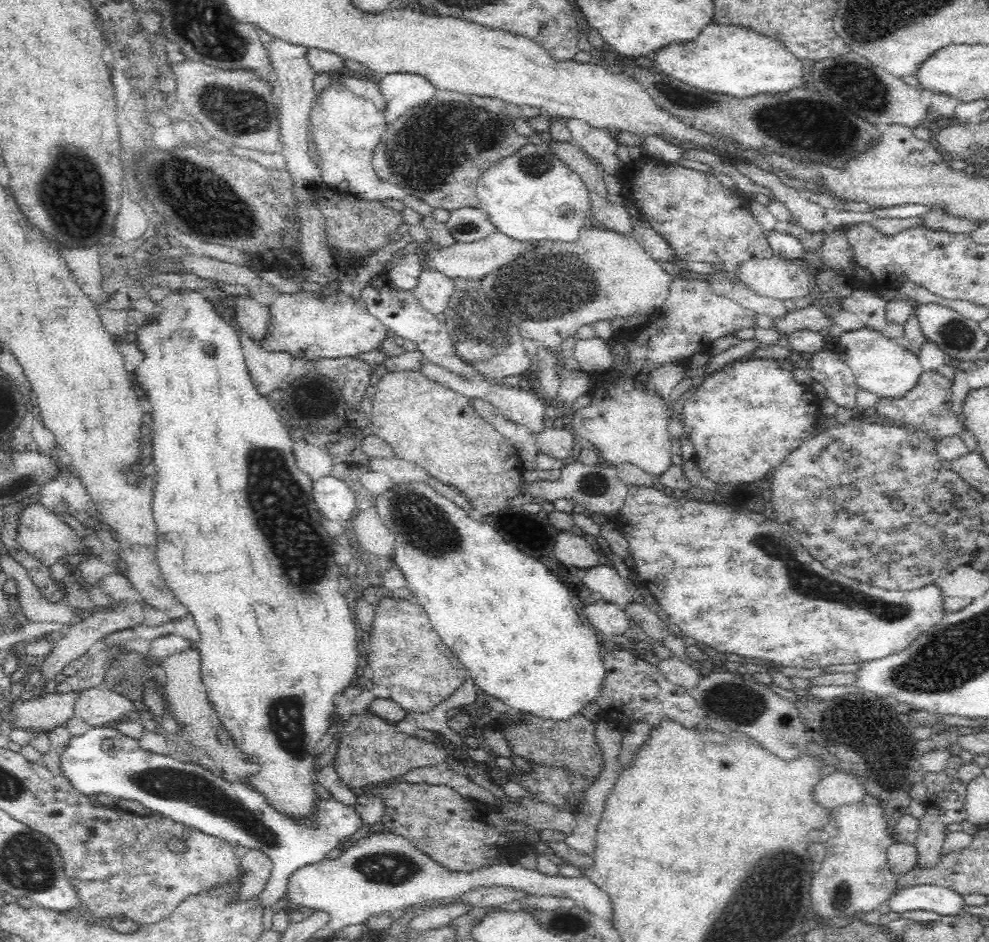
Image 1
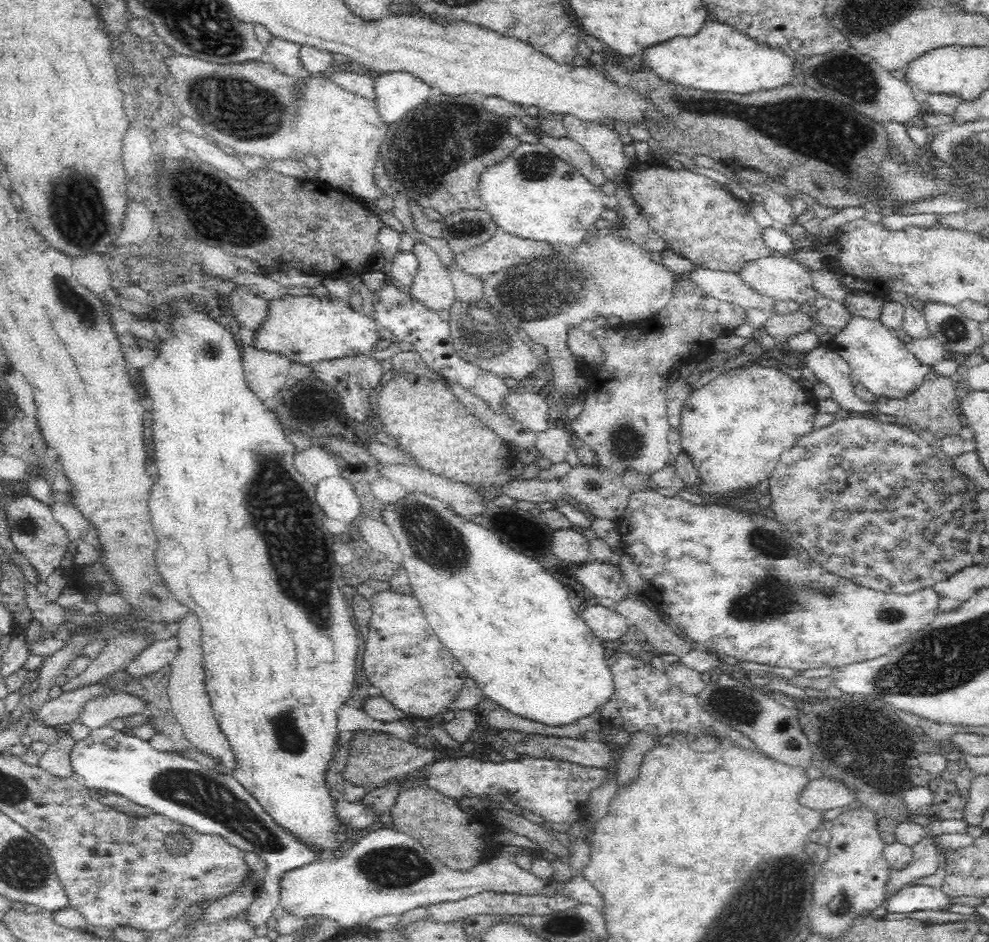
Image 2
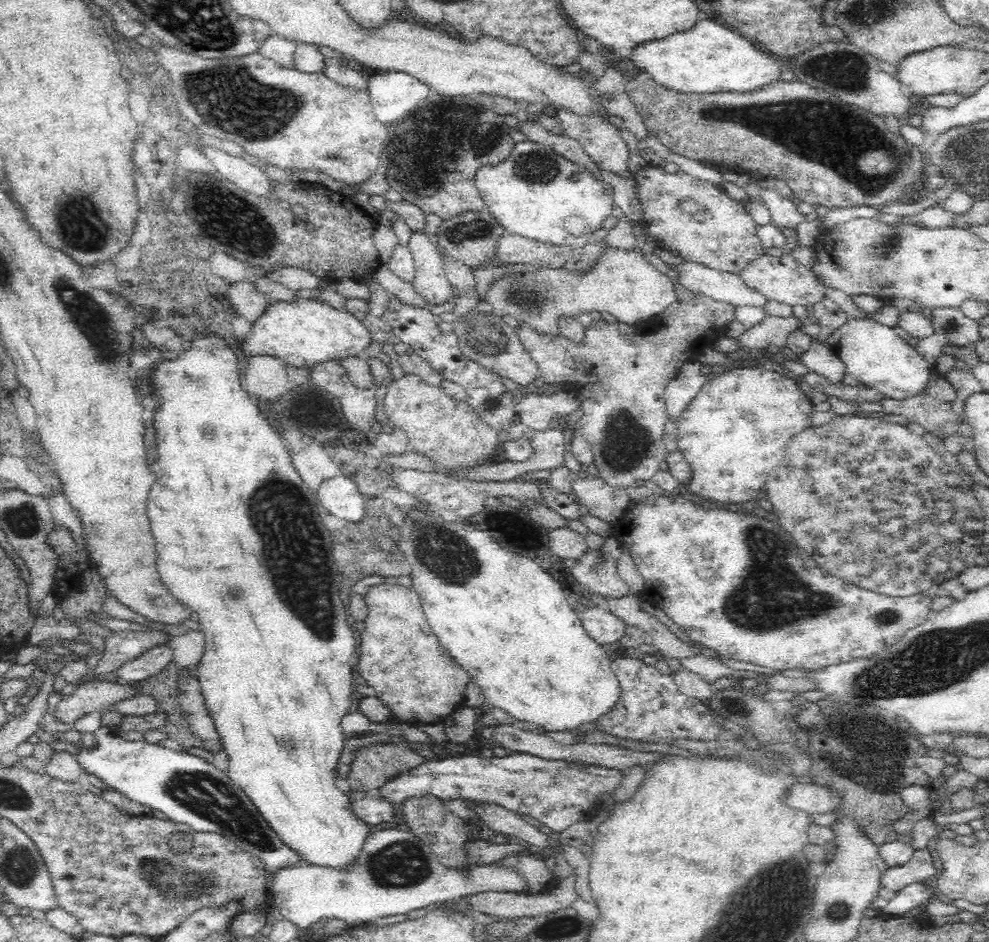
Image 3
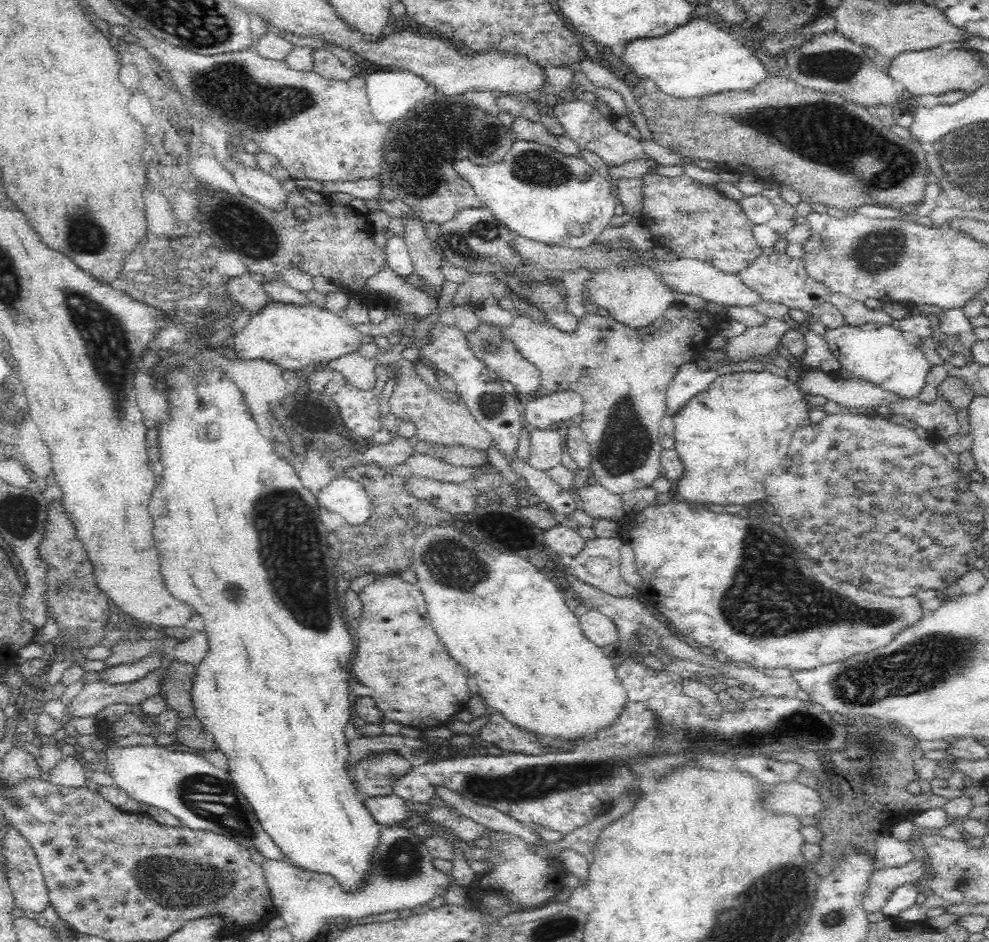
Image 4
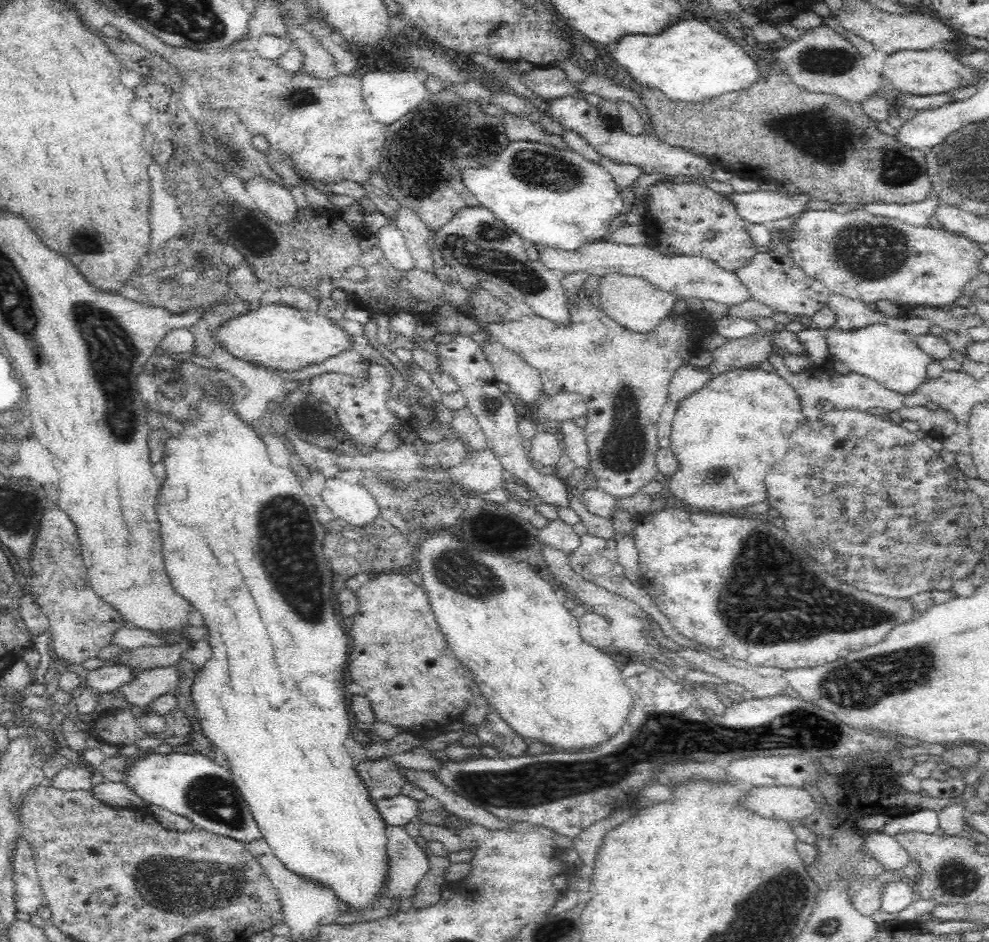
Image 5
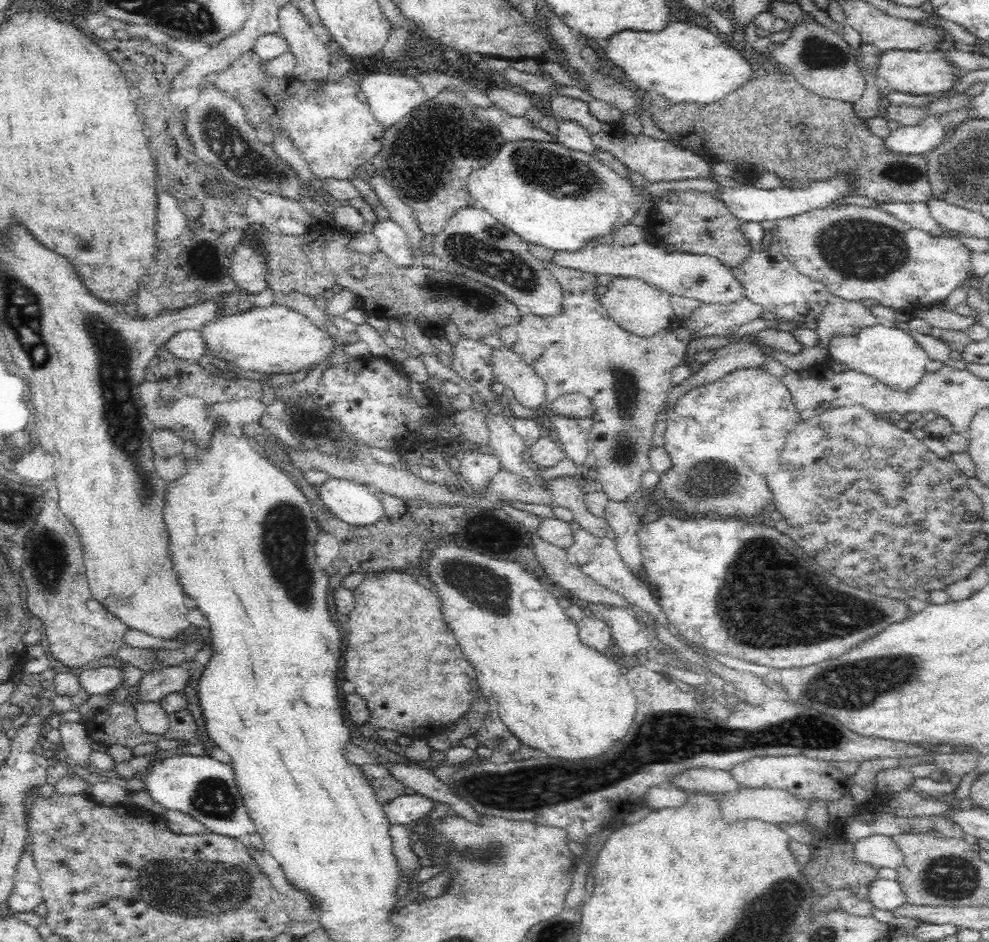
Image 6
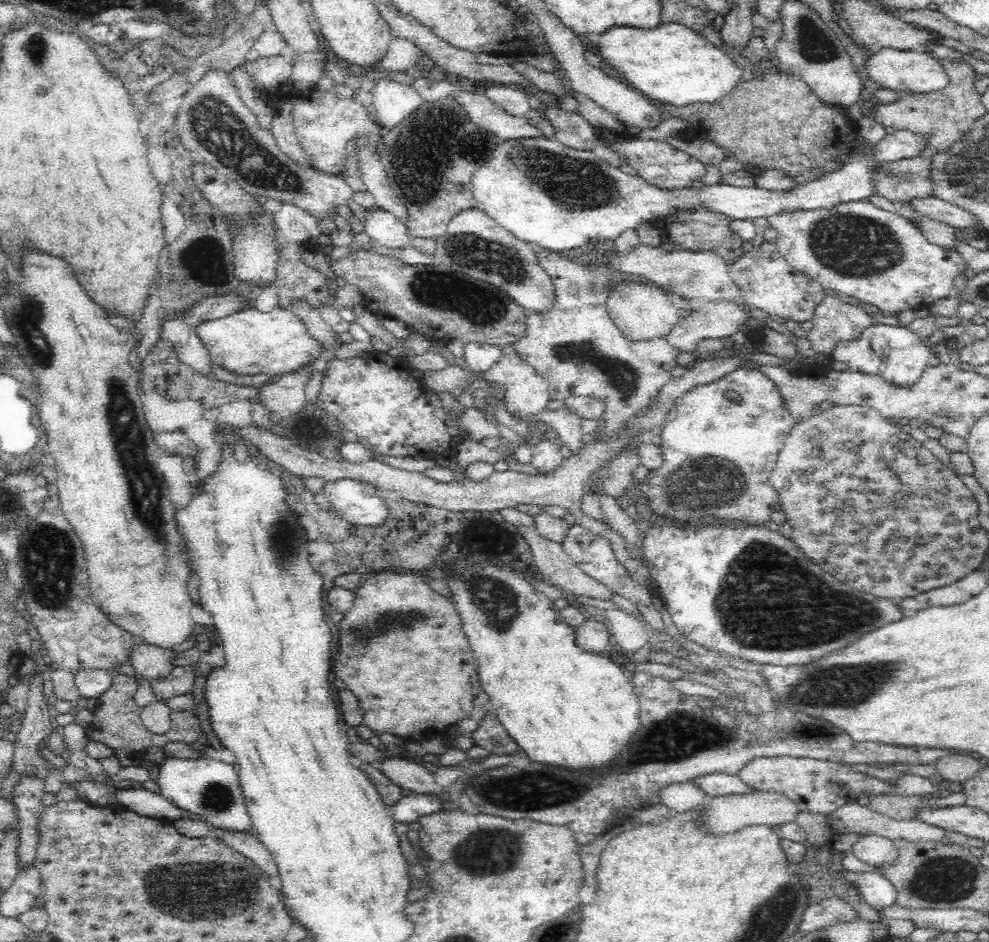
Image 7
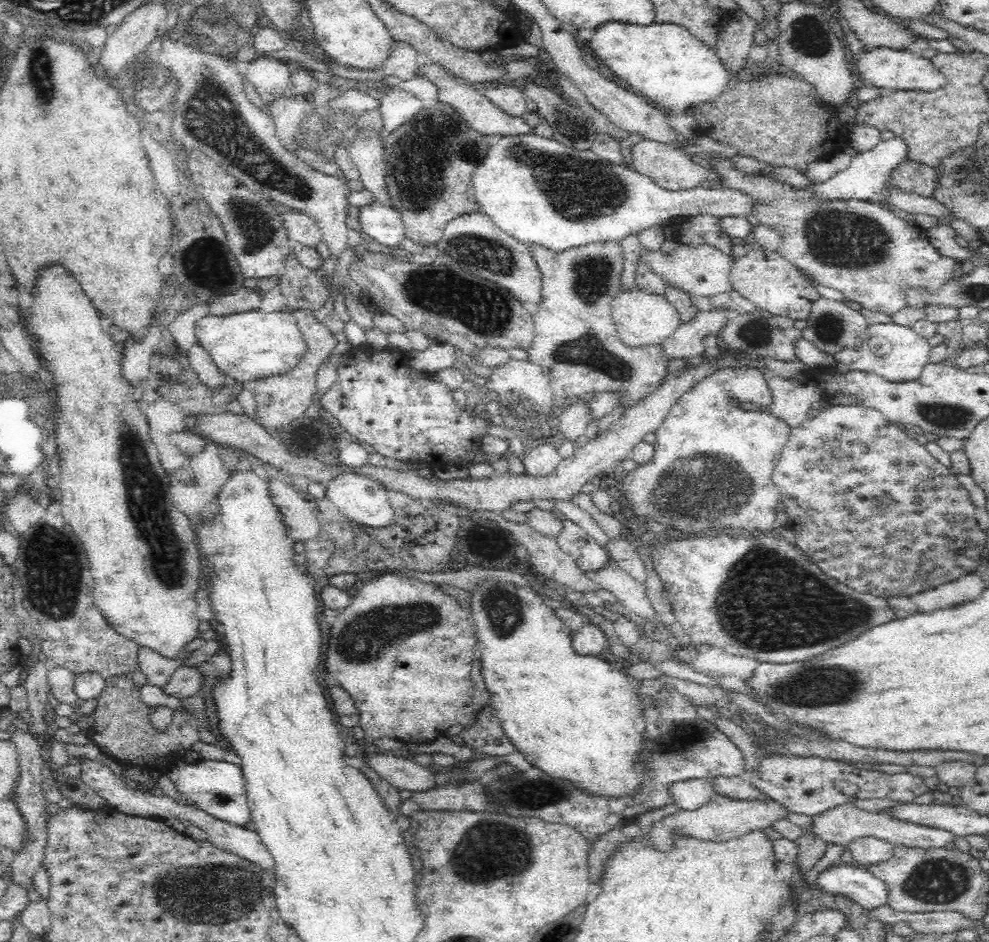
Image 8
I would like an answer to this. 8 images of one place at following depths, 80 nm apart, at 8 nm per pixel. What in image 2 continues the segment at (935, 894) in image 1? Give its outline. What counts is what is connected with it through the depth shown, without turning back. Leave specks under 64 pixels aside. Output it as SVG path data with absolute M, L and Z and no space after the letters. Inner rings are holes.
M912 884L902 887L896 894L890 896L885 904L888 913L902 912L902 914L915 910L948 912L950 906L952 906L952 897L942 888Z

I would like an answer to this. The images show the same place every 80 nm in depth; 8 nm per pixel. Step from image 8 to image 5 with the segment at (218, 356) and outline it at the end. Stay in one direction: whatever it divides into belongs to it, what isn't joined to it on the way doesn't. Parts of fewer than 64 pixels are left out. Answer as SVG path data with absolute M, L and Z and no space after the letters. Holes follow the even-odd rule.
M259 303L251 309L246 308L244 316L233 317L228 320L228 324L224 324L224 328L220 328L220 332L216 332L215 343L220 343L229 354L242 361L252 363L260 363L260 365L268 366L274 370L294 371L306 368L313 364L320 364L334 356L339 356L346 350L352 350L354 340L352 335L348 334L340 324L332 322L327 316L327 312L312 313L306 309L299 309L292 305L280 303Z

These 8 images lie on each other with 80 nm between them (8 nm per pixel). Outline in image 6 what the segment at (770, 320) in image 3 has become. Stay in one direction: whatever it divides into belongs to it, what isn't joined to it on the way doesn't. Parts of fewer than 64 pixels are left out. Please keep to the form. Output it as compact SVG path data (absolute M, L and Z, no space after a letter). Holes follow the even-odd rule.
M741 338L722 348L716 348L714 358L707 363L695 367L694 378L686 380L682 386L671 388L666 398L666 406L674 404L692 387L703 385L739 368L758 368L767 362L764 348L748 338Z

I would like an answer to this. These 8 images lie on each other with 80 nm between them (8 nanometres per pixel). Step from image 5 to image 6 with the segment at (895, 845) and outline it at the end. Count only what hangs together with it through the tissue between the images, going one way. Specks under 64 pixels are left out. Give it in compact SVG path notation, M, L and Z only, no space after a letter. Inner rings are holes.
M874 834L854 843L854 855L862 862L876 868L900 868L904 852L891 837Z

